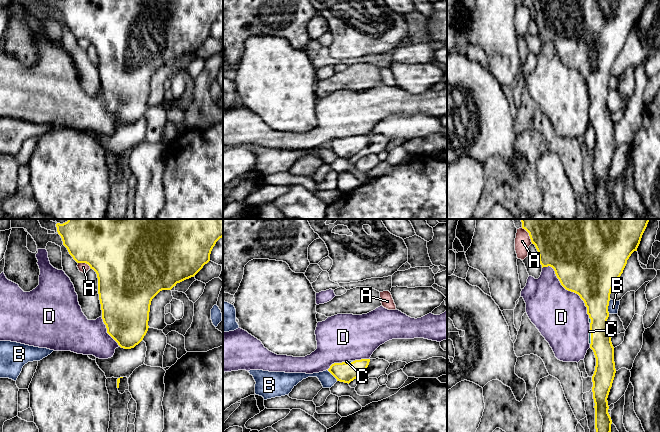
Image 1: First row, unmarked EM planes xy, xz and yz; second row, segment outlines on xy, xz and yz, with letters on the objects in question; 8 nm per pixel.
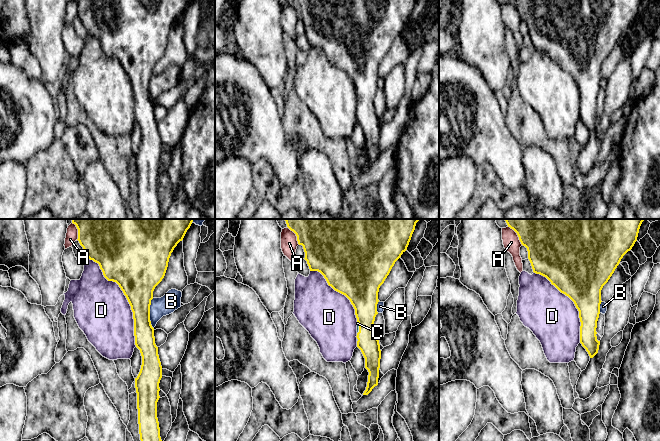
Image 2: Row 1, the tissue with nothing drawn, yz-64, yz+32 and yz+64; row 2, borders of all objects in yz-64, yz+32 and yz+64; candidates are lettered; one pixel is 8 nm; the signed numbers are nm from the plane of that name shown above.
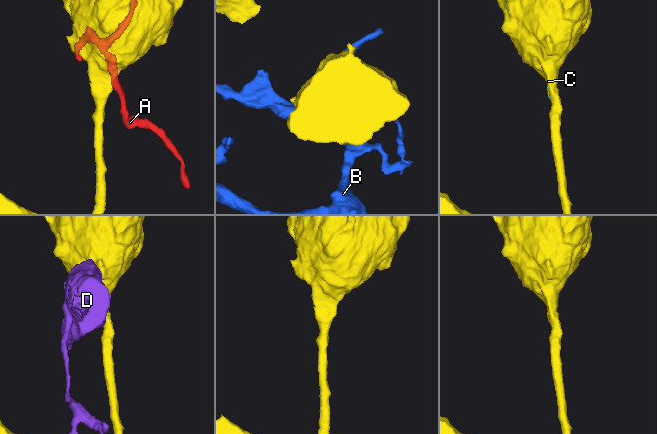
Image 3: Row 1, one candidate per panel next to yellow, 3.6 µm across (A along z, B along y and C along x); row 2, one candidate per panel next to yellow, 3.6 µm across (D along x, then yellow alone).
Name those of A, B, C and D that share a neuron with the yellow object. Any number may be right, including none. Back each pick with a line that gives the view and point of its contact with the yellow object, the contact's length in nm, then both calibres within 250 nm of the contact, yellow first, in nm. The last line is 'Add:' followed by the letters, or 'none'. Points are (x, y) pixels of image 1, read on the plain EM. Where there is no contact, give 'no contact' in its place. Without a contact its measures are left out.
C: contact yz (591, 113); length 120 nm; calibres 180 and 20 nm
Add: C

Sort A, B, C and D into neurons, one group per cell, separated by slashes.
A / B / C / D

